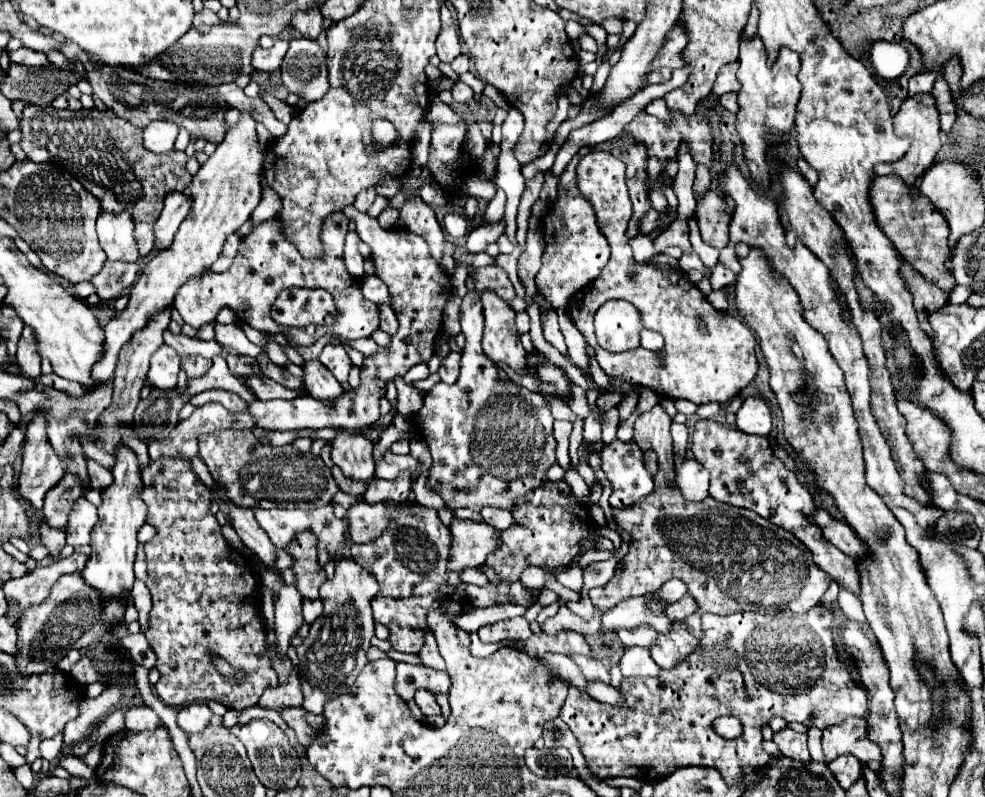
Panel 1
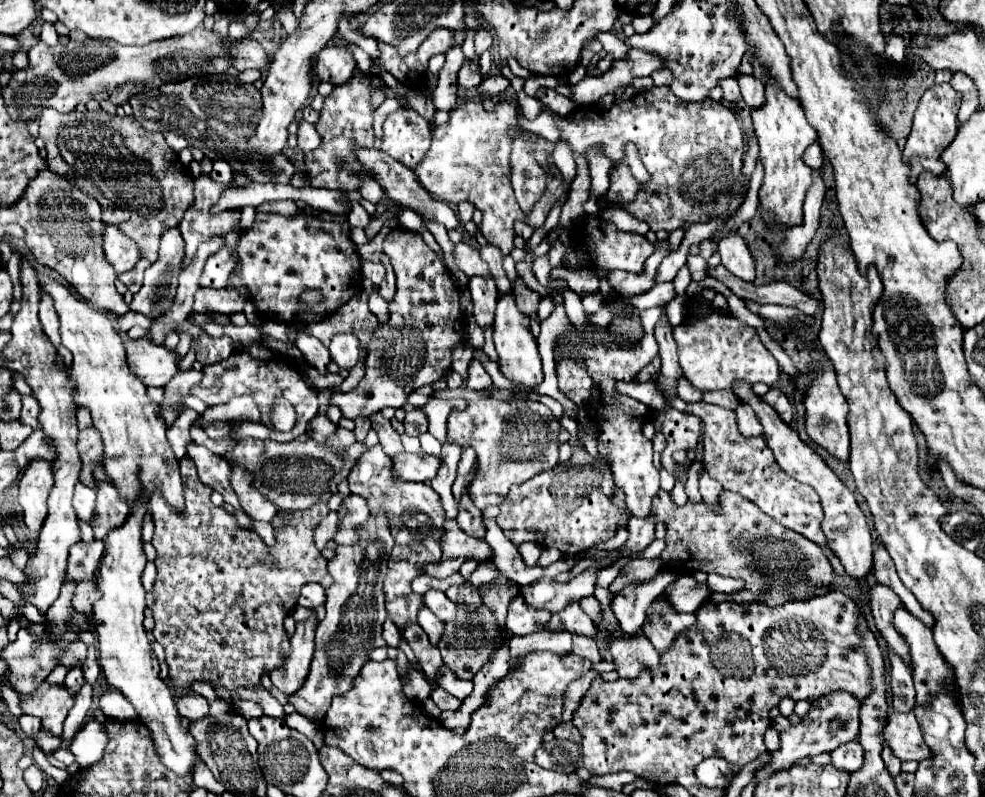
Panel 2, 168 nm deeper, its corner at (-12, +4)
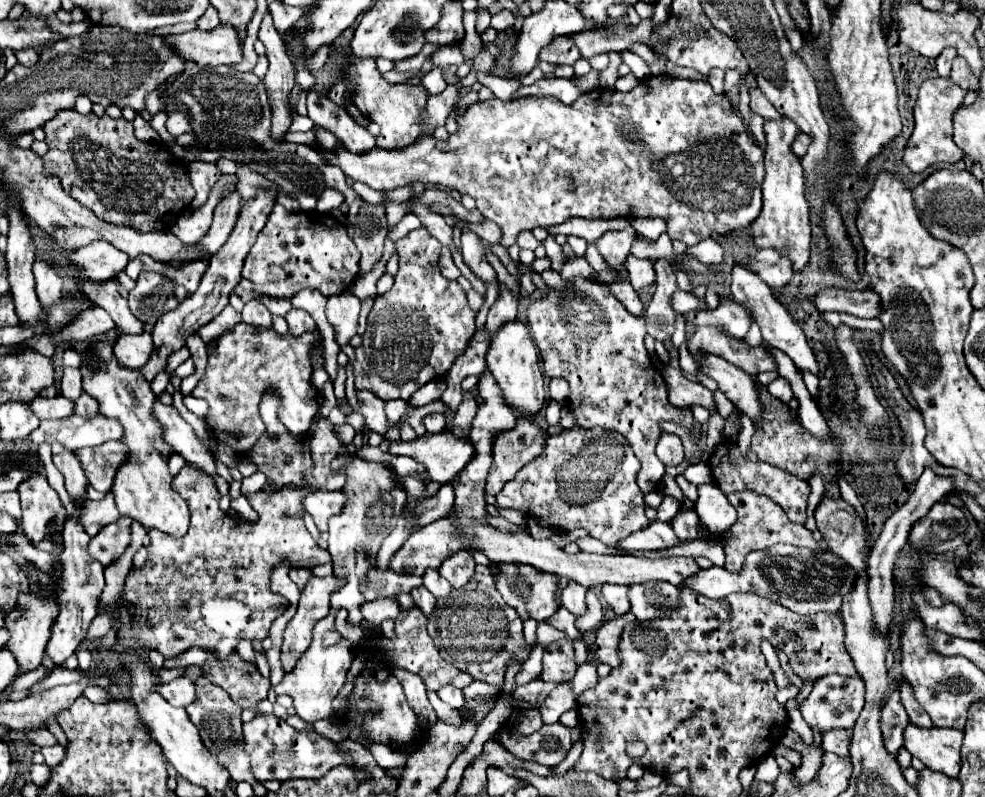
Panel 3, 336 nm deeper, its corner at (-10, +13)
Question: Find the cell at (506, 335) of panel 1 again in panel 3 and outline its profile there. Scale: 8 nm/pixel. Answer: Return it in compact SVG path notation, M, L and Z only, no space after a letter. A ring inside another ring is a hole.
M509 322L493 336L491 348L487 352L487 370L495 376L495 382L503 392L503 400L507 400L507 406L517 408L523 414L537 414L543 408L545 390L543 390L539 354L525 324Z

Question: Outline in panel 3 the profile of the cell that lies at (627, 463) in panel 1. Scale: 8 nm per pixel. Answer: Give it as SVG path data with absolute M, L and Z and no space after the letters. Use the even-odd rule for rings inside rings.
M573 276L565 280L565 286L559 290L549 290L547 296L535 300L529 310L527 310L527 324L533 342L539 348L539 356L543 360L543 370L545 376L553 378L565 378L569 382L569 398L567 404L575 414L575 424L579 428L593 428L593 426L603 426L609 430L619 432L623 438L627 438L635 450L635 456L641 462L641 470L637 474L637 484L643 490L643 494L655 492L659 488L659 482L665 474L663 462L655 454L655 446L663 434L661 422L667 418L679 418L679 426L683 426L695 444L695 450L689 456L689 464L697 464L703 450L701 450L701 434L703 428L701 424L695 422L691 408L675 408L667 400L667 386L661 376L661 370L653 366L653 360L649 352L645 350L643 338L647 334L645 330L645 320L631 316L625 306L611 294L607 286L601 286L595 280L583 278L583 276Z

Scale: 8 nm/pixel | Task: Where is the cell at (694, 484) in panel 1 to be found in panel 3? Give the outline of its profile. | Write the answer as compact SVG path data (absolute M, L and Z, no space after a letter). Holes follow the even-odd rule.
M711 484L699 486L699 500L695 504L695 510L701 520L703 536L719 536L727 532L737 518L737 512L727 502L727 496Z

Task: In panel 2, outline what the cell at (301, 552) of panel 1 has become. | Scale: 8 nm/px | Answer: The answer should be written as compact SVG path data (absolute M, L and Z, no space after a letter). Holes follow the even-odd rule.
M187 455L179 459L179 467L185 483L185 509L181 513L173 513L173 509L165 505L161 493L151 497L151 517L155 523L151 543L157 551L154 561L157 581L155 589L147 593L147 607L153 609L155 639L165 647L169 679L175 683L173 687L181 691L189 691L197 681L209 683L211 687L225 687L227 691L237 687L259 687L263 673L271 673L285 665L285 659L289 657L291 643L283 629L283 619L293 609L299 589L313 581L323 583L325 589L333 583L327 571L327 559L313 541L315 527L323 519L319 513L325 509L323 505L315 505L307 511L293 511L293 519L289 523L275 517L270 523L275 527L277 547L267 547L255 531L239 527L231 513L211 503L213 489L209 489L209 485L201 485L197 469L193 469L193 461L189 461ZM161 549L177 549L177 561L173 561L173 557L163 557L165 553Z

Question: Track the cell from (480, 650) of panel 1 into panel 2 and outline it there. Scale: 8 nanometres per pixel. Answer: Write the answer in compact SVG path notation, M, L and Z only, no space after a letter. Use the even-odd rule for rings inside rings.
M571 603L561 613L553 615L553 619L545 627L551 631L559 629L559 631L569 631L573 635L585 635L585 637L597 635L597 627L593 625L589 615L577 603Z

